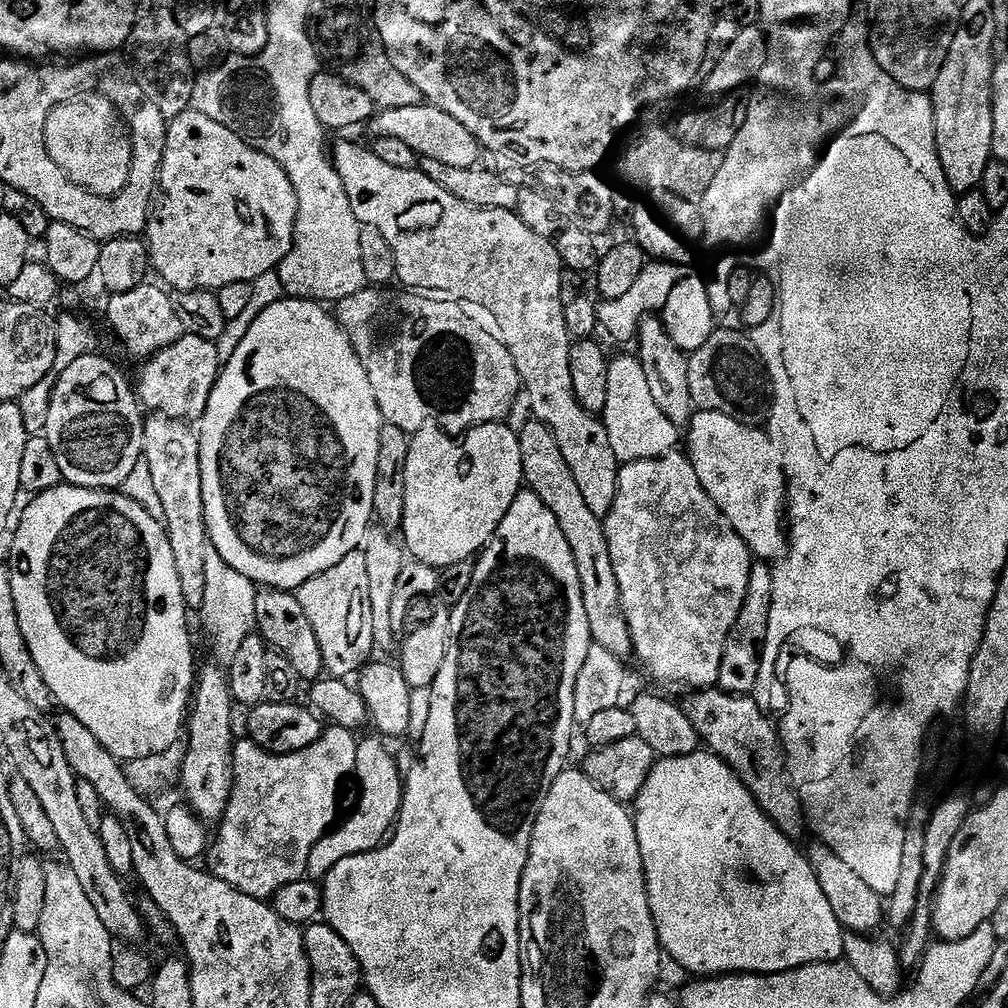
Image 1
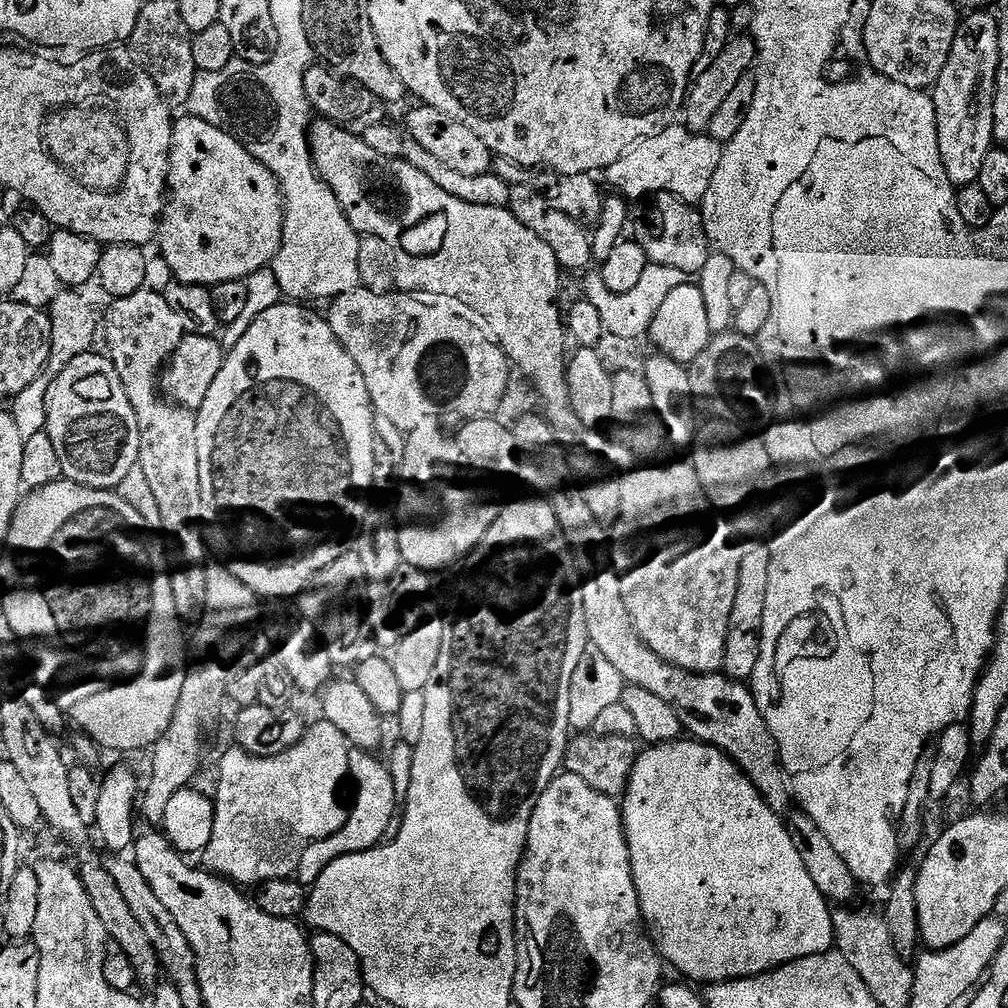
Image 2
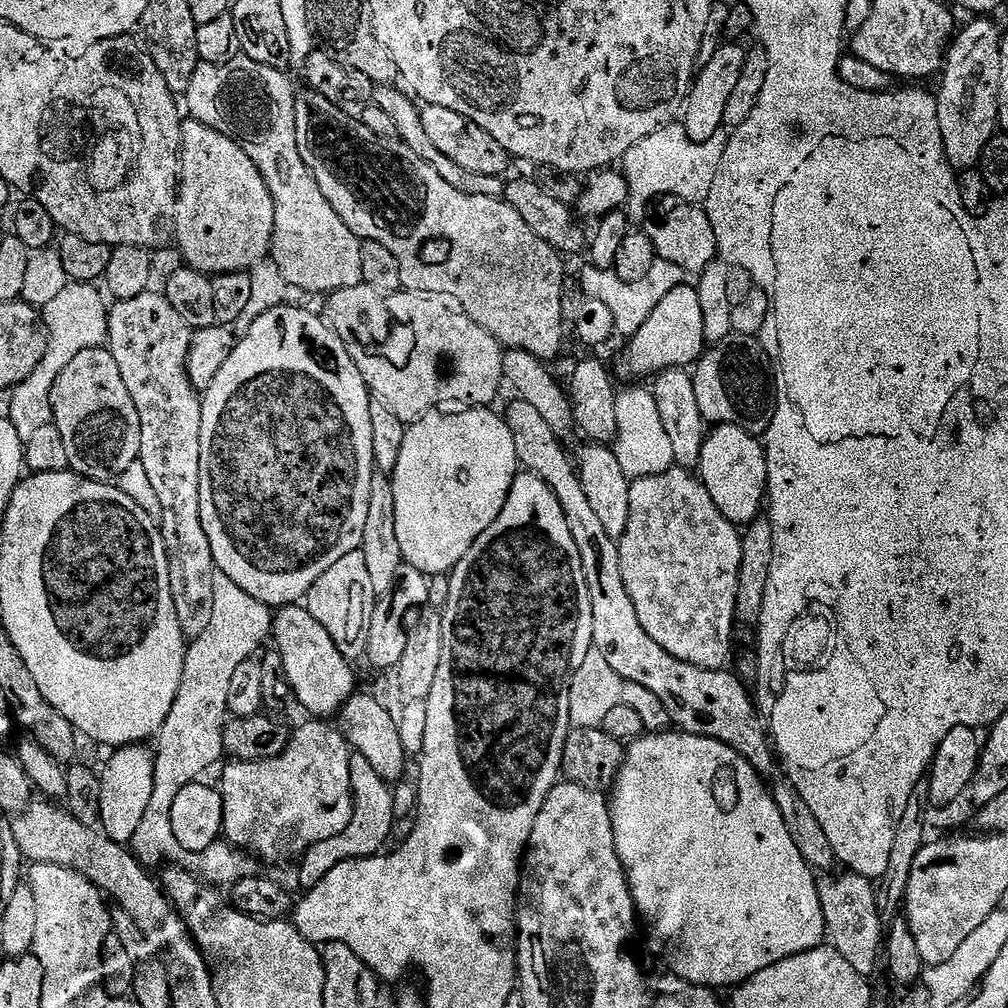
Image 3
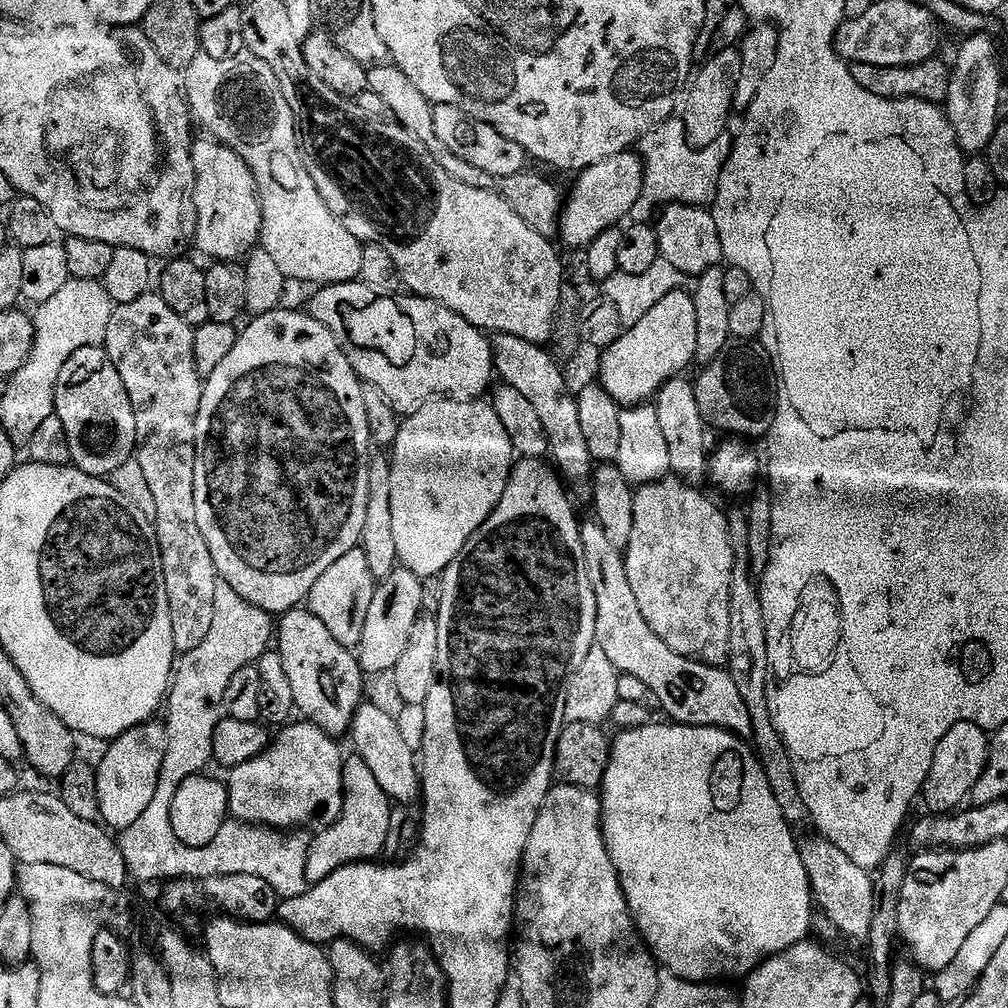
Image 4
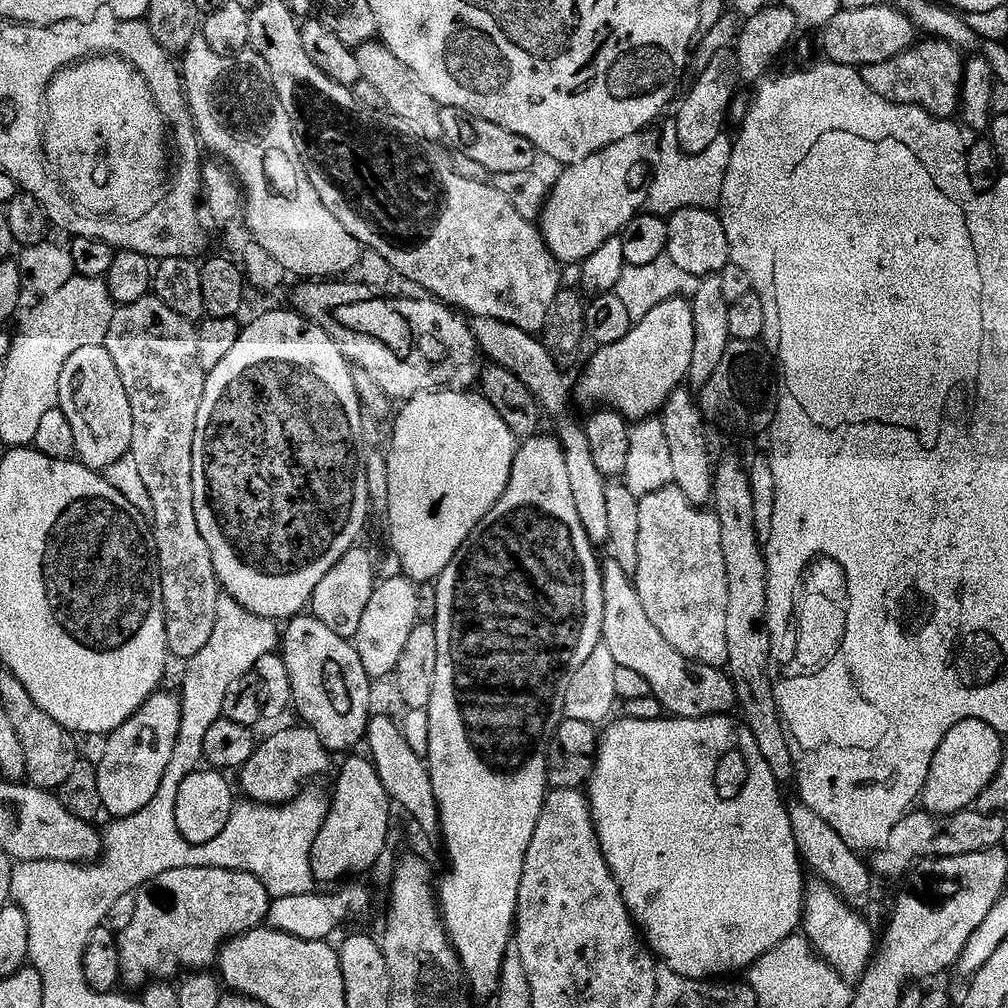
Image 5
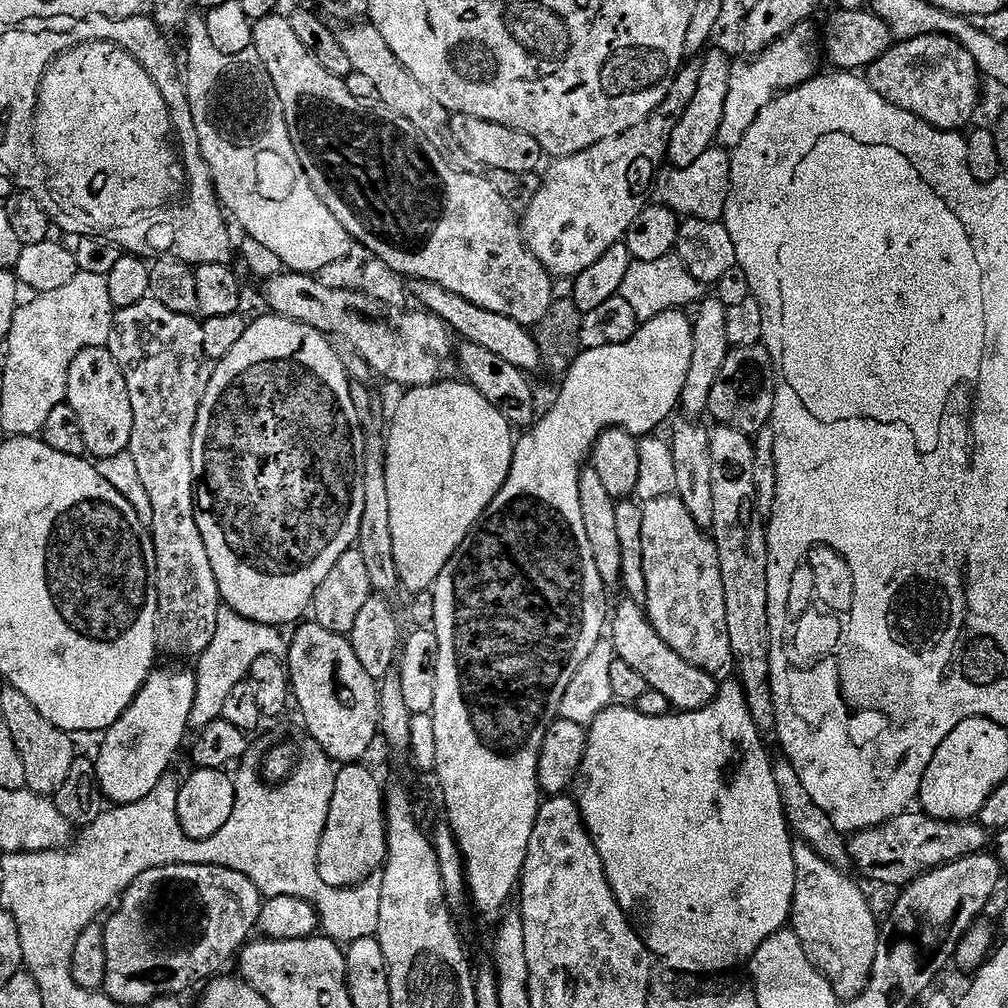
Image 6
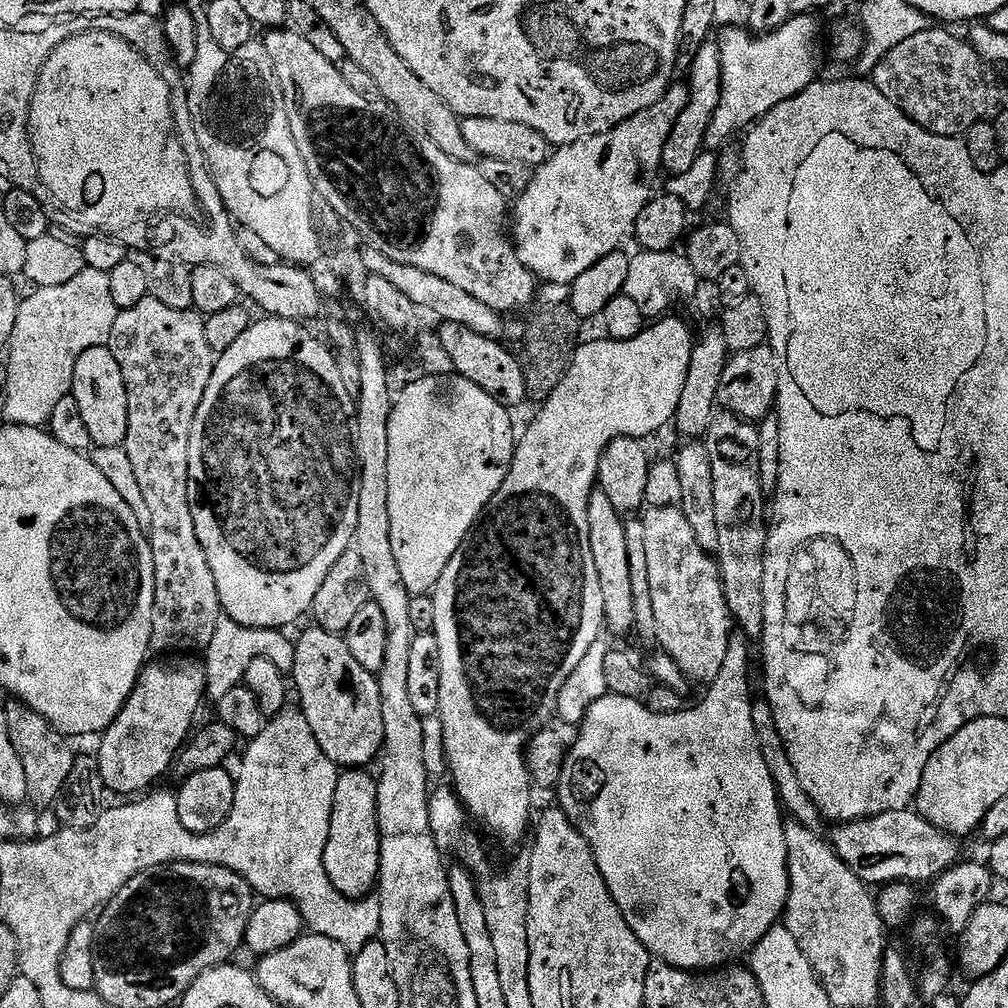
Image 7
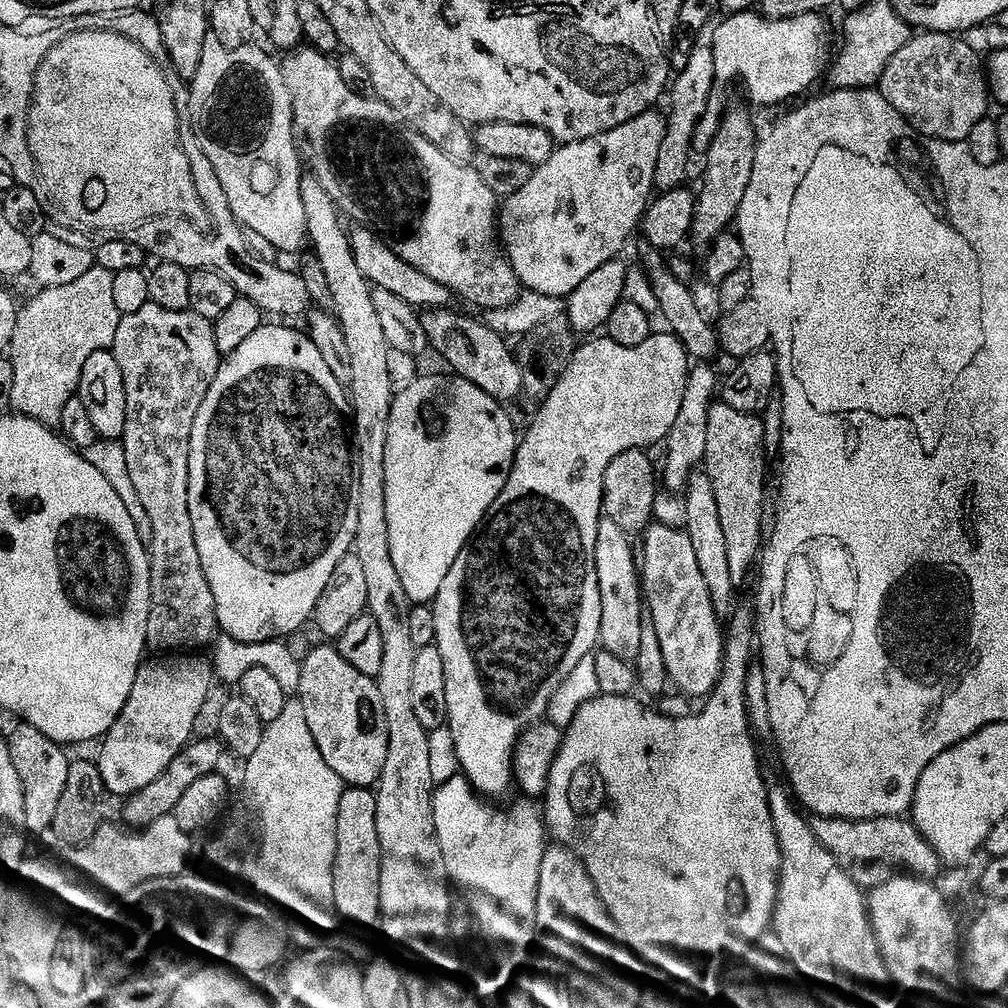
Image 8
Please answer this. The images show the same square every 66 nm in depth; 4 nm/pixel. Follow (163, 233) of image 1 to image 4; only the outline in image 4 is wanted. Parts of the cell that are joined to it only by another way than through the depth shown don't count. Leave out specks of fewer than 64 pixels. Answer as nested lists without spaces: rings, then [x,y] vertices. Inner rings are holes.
[[[197,139],[191,145],[191,175],[194,177],[194,183],[190,188],[190,204],[191,207],[192,204],[196,207],[196,248],[202,255],[209,256],[209,261],[236,262],[247,257],[248,253],[260,244],[260,231],[262,230],[260,193],[256,190],[256,179],[250,166],[242,162],[238,153],[230,150],[225,144],[221,144],[219,140],[203,139]]]

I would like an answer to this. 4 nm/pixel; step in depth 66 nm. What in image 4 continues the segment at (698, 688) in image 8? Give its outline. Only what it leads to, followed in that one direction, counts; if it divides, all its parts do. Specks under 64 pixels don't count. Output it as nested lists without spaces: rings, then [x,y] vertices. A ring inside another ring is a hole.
[[[665,478],[637,487],[634,492],[634,530],[630,532],[630,542],[624,552],[626,578],[630,578],[630,590],[634,590],[634,598],[638,598],[638,610],[642,610],[642,618],[646,618],[646,626],[687,660],[697,660],[700,664],[715,664],[724,666],[728,663],[728,647],[730,646],[730,586],[732,585],[732,571],[736,565],[736,548],[732,543],[732,535],[728,529],[728,518],[725,509],[720,509],[708,496],[700,493],[699,487],[685,484],[682,480]]]

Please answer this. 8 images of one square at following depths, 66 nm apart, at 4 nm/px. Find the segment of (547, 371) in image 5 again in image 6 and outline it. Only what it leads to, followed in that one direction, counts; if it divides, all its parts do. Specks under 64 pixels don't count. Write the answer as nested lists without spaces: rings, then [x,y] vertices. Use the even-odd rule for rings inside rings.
[[[417,280],[411,285],[410,292],[416,295],[421,309],[431,312],[443,324],[447,324],[453,333],[464,335],[469,344],[482,346],[482,350],[490,350],[490,354],[498,354],[510,366],[518,366],[521,372],[532,374],[535,368],[541,367],[535,335],[525,325],[514,322],[514,318],[506,318],[506,314],[494,314],[494,310],[482,310],[482,306],[474,306],[474,302],[466,302],[458,294],[450,294],[442,286],[432,284],[428,280]]]

